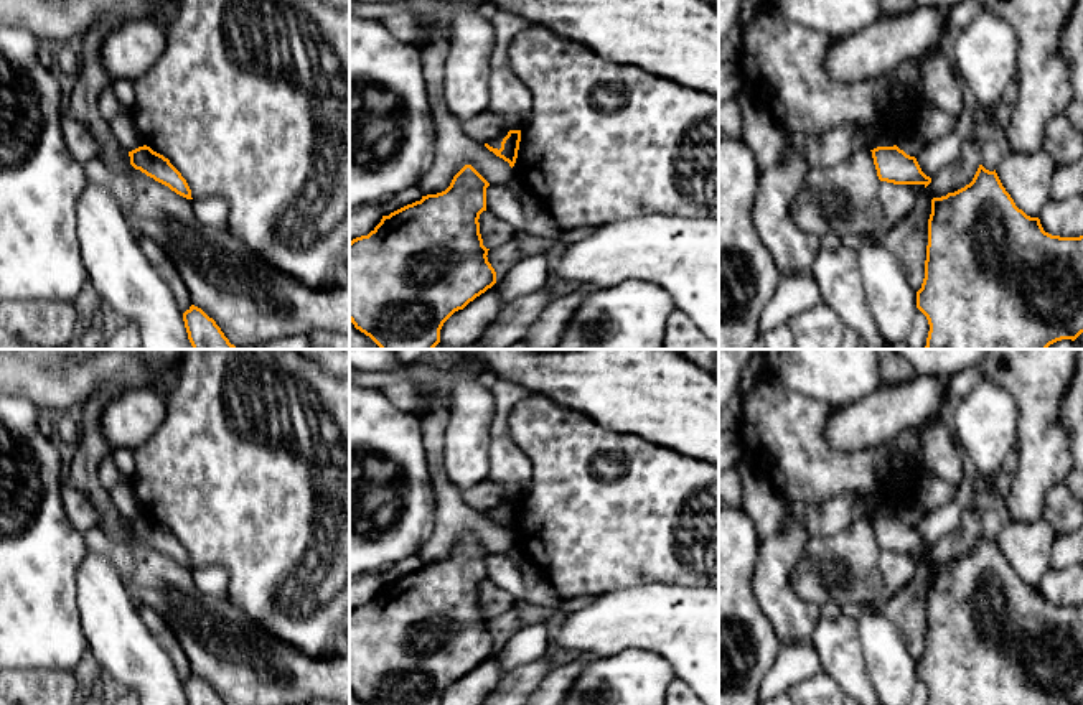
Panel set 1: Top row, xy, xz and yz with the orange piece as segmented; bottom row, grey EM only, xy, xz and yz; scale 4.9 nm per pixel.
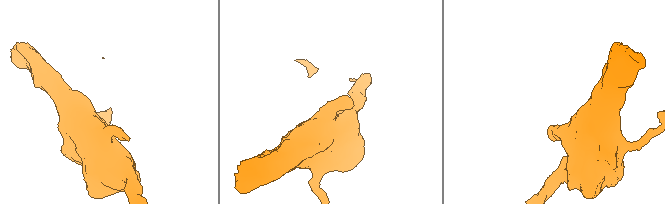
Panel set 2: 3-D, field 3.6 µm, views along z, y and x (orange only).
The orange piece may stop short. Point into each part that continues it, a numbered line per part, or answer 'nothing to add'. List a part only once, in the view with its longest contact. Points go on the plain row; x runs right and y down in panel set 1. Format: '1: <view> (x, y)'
nothing to add

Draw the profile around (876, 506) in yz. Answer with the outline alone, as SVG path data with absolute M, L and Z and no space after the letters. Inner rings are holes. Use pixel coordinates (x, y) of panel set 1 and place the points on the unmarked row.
M864 496L860 499L870 519L877 516L893 516L895 514L895 504L888 499L882 499L879 496Z

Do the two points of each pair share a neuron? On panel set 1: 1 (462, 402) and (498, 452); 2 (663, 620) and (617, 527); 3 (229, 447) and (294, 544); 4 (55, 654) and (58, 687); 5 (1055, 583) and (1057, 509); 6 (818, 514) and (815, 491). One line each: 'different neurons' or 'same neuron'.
1: different neurons
2: different neurons
3: same neuron
4: different neurons
5: same neuron
6: different neurons

